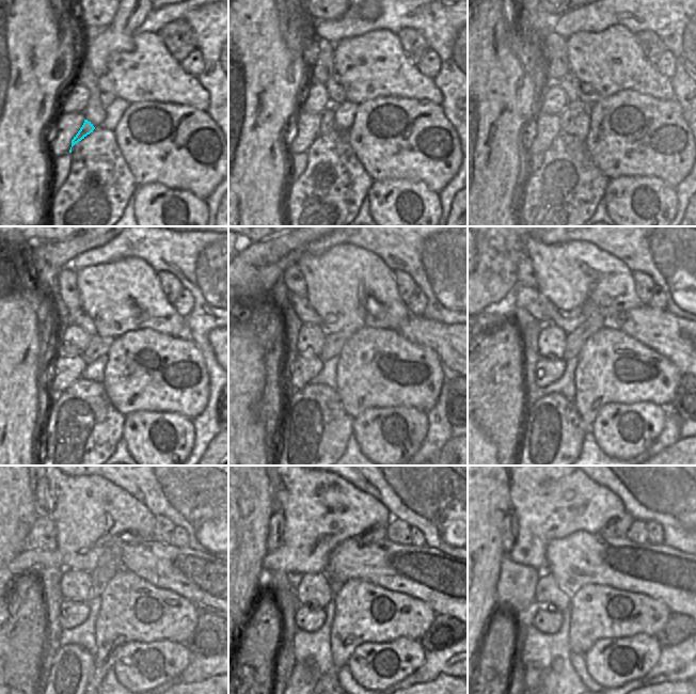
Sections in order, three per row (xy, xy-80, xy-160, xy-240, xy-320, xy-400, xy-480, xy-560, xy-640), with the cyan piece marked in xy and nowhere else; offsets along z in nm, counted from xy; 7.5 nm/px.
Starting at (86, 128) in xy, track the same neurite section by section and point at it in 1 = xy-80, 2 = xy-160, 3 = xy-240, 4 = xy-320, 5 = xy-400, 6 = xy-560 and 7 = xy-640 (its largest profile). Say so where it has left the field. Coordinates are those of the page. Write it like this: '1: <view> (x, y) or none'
1: xy-80 (327, 125)
2: xy-160 (572, 110)
3: xy-240 (97, 347)
4: xy-320 (334, 342)
5: xy-400 (575, 340)
6: xy-560 (375, 534)
7: xy-640 (618, 529)

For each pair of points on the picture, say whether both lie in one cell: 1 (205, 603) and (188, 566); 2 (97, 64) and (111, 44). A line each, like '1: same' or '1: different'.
1: same
2: same

